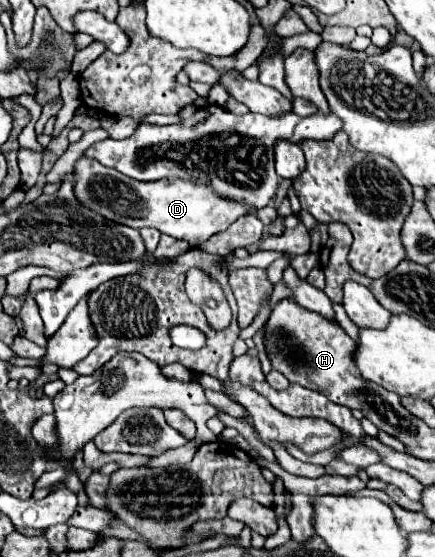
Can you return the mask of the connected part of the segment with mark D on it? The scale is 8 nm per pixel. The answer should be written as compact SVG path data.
M81 157L73 169L75 185L73 193L85 207L97 211L103 209L103 217L115 223L129 225L133 229L155 227L165 235L189 241L191 247L205 243L211 235L225 231L237 217L247 213L247 207L227 201L213 193L209 187L195 185L187 179L161 179L143 183L123 173L103 167L95 159Z

